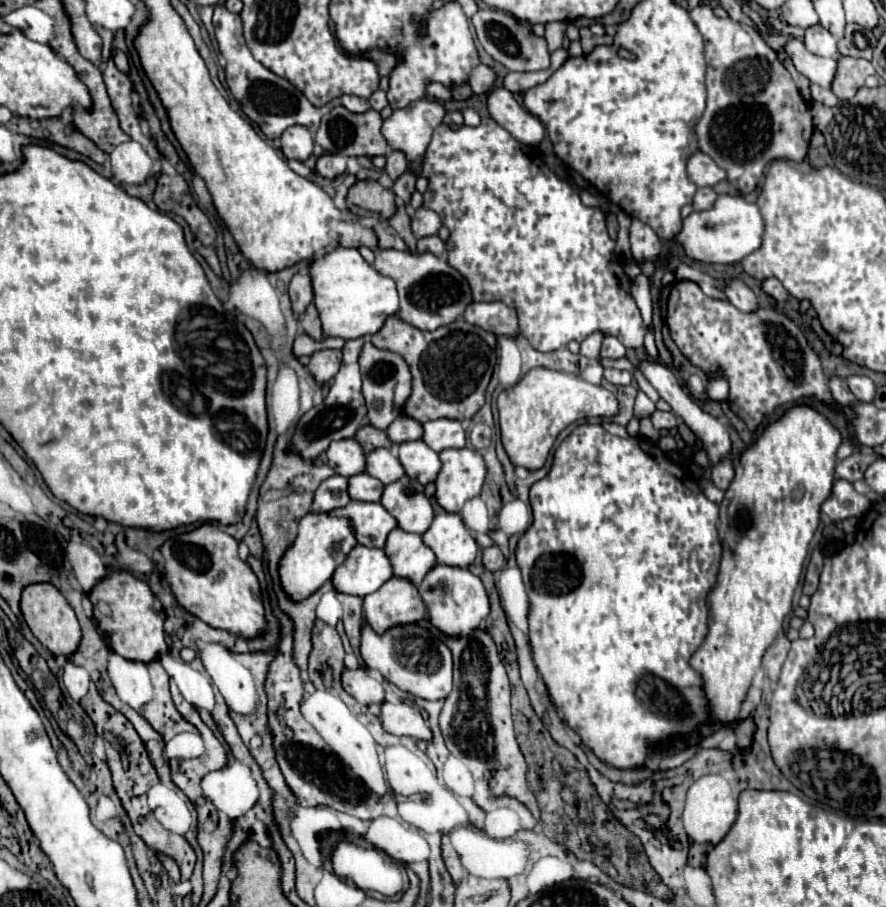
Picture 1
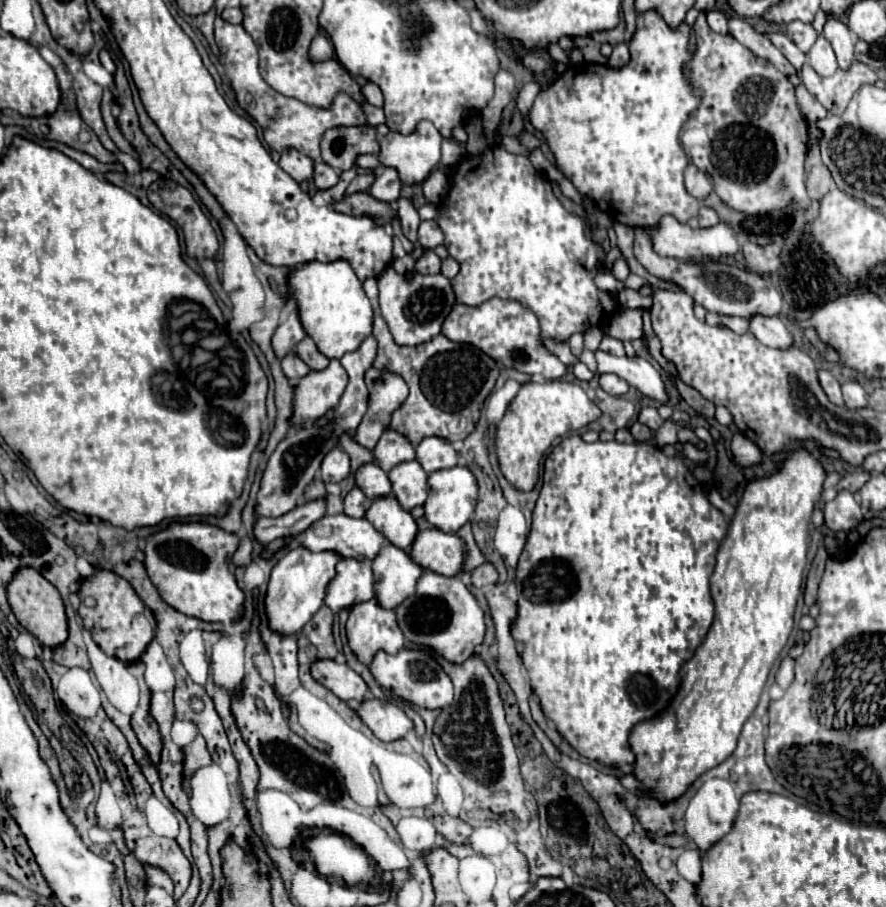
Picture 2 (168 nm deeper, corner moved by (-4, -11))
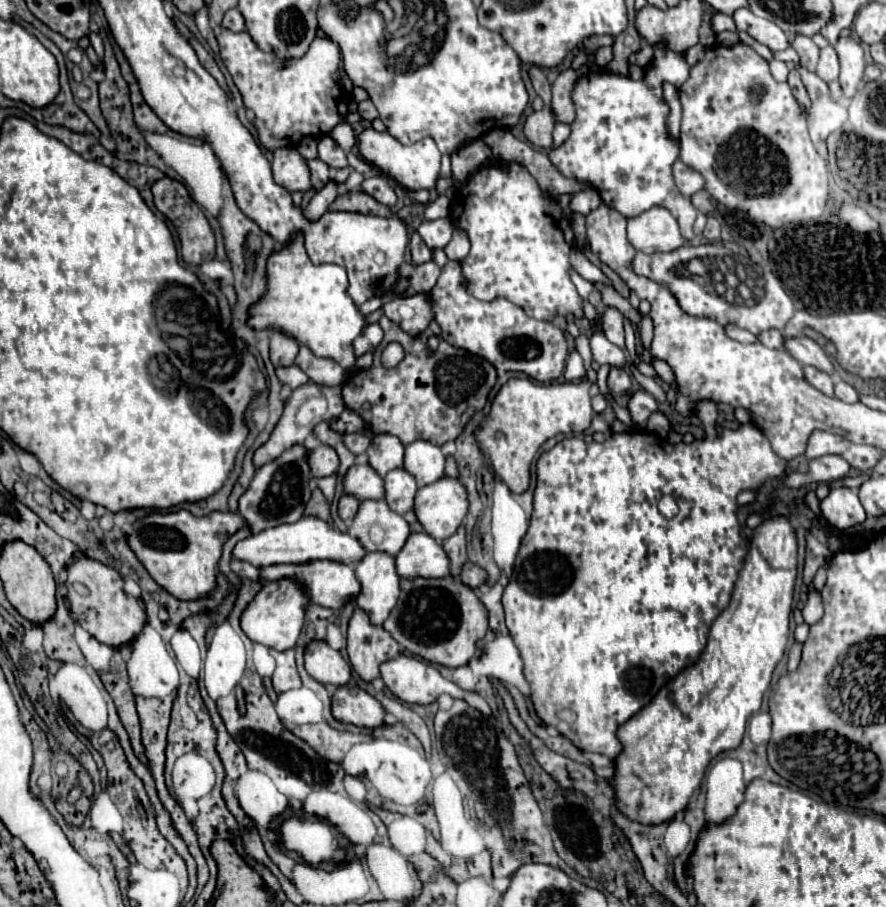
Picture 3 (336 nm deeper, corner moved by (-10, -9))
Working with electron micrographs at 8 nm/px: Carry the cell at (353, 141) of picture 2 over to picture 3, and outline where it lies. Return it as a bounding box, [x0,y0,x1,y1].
[319,135,347,169]

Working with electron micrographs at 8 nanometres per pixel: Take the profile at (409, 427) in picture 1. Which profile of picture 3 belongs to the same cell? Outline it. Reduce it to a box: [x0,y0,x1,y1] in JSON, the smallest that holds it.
[367,435,405,477]

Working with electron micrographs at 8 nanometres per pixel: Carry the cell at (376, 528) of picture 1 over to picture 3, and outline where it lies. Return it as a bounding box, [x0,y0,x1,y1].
[233,517,367,567]

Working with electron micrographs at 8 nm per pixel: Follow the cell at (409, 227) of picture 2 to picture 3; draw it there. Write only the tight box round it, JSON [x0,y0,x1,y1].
[411,231,431,263]

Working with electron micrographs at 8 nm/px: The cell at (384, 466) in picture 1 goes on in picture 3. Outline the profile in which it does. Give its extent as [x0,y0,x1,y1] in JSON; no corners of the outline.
[345,465,385,499]

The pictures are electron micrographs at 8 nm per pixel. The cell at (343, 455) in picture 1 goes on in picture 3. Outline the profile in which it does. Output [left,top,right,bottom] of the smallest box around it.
[311,445,339,477]

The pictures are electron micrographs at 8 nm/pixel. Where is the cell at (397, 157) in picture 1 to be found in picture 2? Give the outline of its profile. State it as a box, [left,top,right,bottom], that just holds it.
[369,169,401,203]

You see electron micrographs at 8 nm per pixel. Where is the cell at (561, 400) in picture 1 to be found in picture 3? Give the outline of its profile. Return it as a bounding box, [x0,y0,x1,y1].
[475,379,591,493]

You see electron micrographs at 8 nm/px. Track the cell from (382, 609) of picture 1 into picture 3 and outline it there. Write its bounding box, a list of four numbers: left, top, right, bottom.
[347,605,399,681]

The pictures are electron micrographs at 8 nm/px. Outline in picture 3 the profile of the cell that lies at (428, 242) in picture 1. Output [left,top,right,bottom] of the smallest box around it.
[399,259,439,293]

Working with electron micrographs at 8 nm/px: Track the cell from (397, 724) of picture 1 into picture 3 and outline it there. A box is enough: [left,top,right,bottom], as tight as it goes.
[333,683,387,729]

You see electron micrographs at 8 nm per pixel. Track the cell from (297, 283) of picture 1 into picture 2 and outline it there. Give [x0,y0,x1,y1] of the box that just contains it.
[273,309,305,359]

